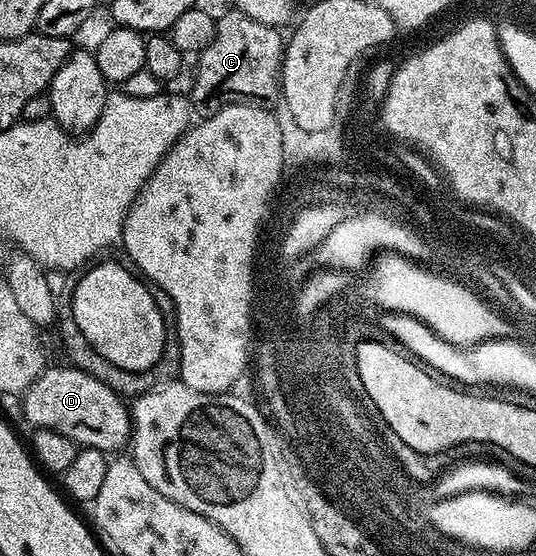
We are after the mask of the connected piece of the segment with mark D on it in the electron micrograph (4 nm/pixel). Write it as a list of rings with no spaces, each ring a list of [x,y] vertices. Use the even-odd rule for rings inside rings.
[[[72,366],[46,367],[36,382],[25,389],[25,416],[34,429],[55,430],[71,438],[81,448],[94,448],[106,454],[117,454],[130,443],[133,417],[126,401],[113,392],[99,378],[91,378],[83,370]]]

